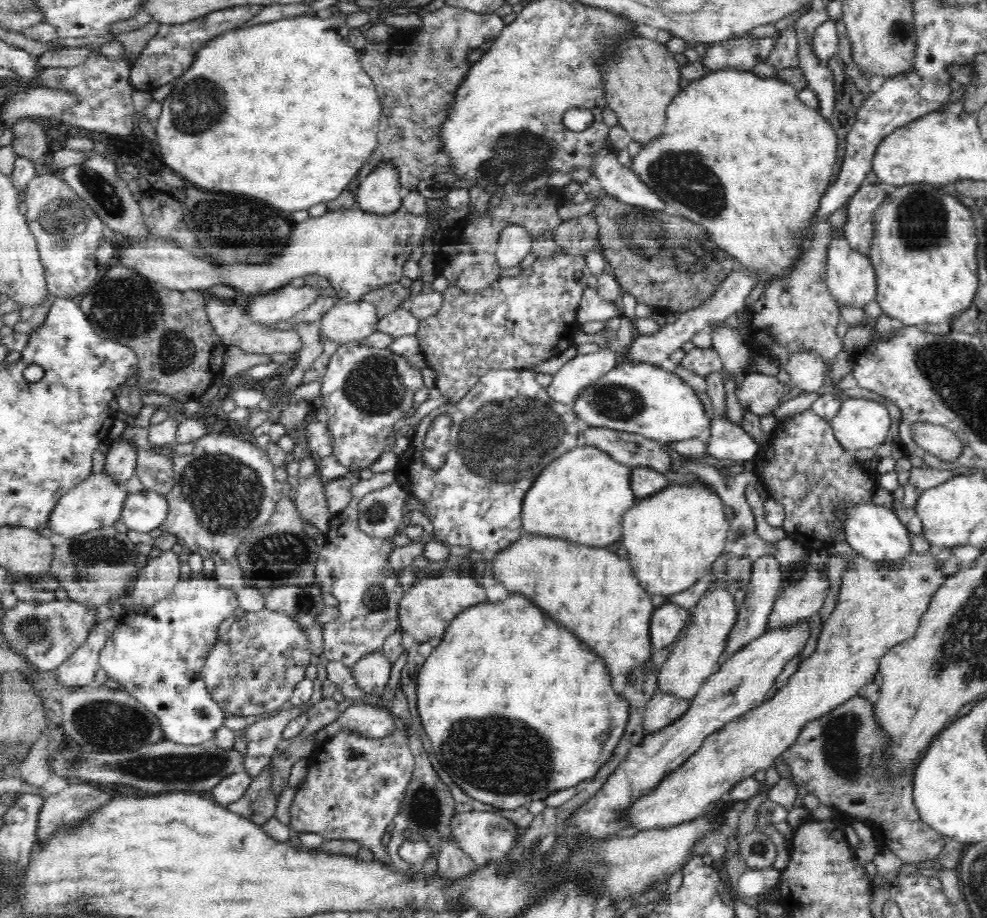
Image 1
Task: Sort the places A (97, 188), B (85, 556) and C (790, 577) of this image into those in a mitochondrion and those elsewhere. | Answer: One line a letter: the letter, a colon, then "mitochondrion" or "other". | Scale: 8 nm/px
A: mitochondrion
B: mitochondrion
C: other

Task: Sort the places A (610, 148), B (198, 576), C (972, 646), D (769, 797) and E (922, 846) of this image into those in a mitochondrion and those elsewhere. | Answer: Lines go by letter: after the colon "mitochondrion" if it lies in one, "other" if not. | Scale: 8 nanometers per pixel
A: other
B: other
C: mitochondrion
D: other
E: other

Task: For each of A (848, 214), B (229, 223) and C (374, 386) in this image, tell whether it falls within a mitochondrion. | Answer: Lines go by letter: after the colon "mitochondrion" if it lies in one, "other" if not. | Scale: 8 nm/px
A: other
B: mitochondrion
C: mitochondrion

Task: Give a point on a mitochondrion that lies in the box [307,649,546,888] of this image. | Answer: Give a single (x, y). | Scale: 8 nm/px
(425, 808)

